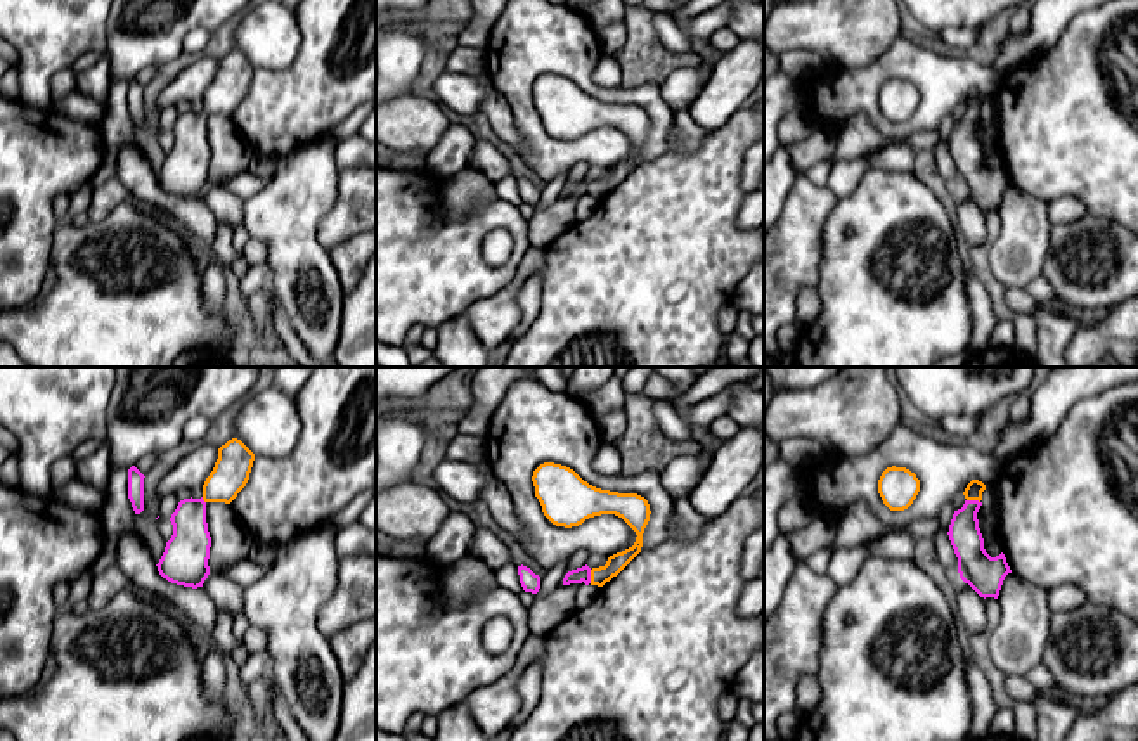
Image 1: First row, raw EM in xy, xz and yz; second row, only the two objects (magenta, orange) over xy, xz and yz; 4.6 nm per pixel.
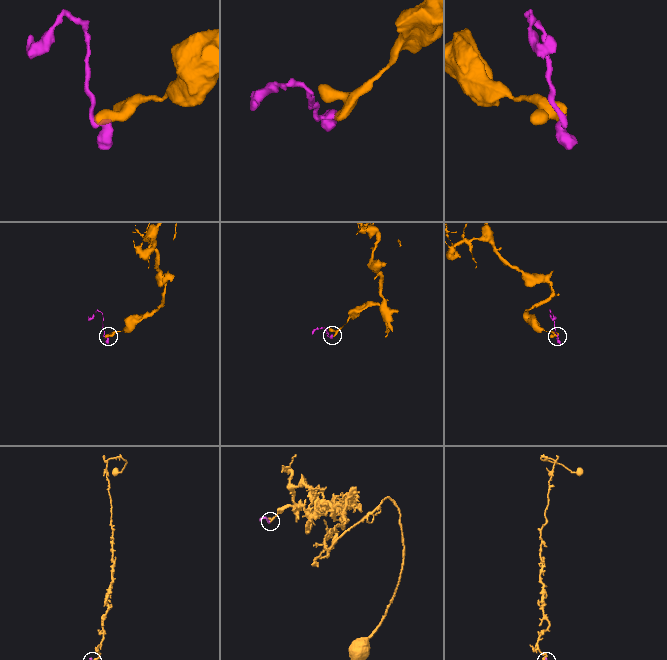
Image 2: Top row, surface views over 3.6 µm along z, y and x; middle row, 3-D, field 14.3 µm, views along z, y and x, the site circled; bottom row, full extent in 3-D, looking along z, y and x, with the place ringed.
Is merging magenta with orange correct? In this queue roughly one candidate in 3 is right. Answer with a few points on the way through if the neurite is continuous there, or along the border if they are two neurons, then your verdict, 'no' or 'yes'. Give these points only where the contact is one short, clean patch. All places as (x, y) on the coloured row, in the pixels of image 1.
way xz (579, 575), (589, 577), (605, 573), (615, 563); yes

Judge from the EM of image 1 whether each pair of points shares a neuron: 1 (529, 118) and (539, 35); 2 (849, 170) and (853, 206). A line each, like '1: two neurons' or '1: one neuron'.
1: one neuron
2: two neurons

